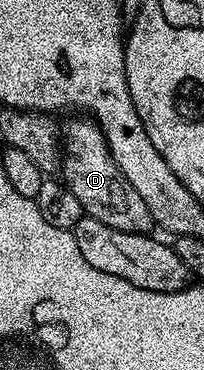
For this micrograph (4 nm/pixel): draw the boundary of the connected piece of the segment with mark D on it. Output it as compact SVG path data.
M81 118L85 120L73 120L69 125L63 128L63 184L71 194L79 200L84 208L84 215L95 218L99 222L103 222L107 226L111 226L115 230L123 230L124 232L144 232L146 234L154 231L153 215L151 210L147 210L147 202L143 202L143 198L139 198L135 186L131 186L131 182L127 182L127 178L119 170L119 166L115 162L115 158L111 154L111 150L107 146L107 138L103 134L101 125L92 118Z

